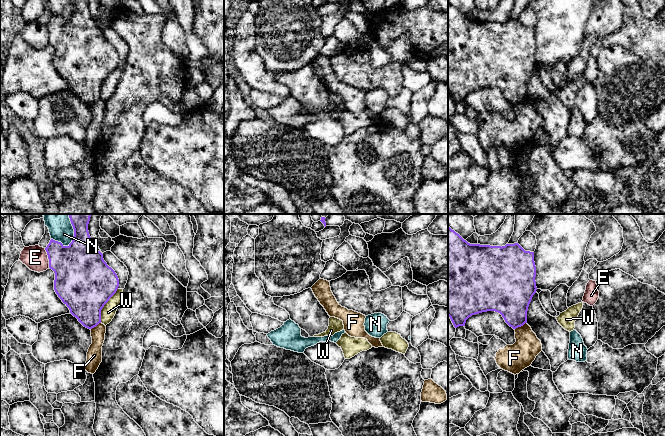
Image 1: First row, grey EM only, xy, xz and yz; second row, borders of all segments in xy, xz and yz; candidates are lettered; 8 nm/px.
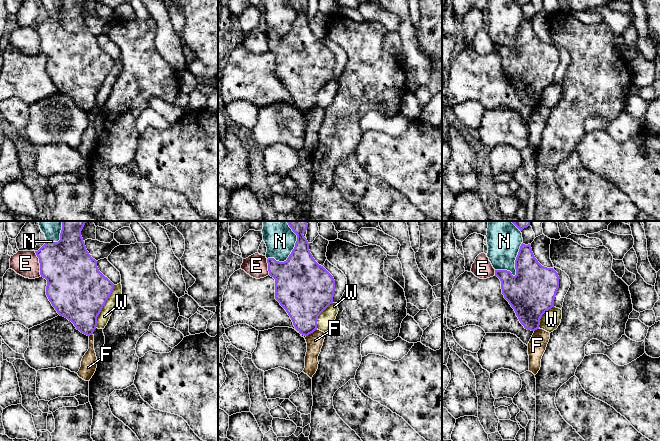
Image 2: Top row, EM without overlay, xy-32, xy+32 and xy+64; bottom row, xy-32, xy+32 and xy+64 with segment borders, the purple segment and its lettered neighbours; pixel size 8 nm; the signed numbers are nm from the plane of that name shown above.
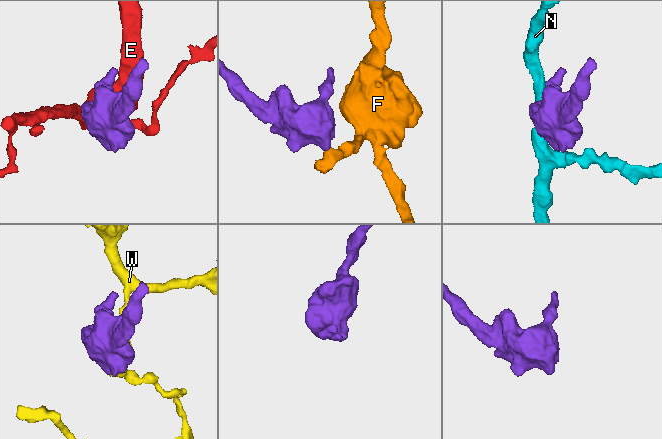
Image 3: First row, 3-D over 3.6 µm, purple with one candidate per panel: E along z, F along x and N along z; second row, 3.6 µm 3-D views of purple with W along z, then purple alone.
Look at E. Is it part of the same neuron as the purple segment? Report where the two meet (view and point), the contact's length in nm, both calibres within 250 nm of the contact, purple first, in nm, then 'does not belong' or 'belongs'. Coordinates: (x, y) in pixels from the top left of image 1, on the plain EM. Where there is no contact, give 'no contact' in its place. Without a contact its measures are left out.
contact xy (48, 34); length 170 nm; calibres 380 and 190 nm; does not belong

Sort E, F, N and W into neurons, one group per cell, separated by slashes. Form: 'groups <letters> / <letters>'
groups E / F / N / W

